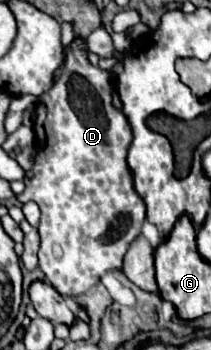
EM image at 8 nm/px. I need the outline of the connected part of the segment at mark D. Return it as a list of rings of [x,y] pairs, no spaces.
[[[76,36],[70,46],[68,46],[68,52],[66,52],[66,60],[64,60],[64,68],[62,68],[62,74],[60,78],[56,80],[56,86],[50,88],[48,92],[44,92],[38,102],[36,102],[36,118],[34,118],[34,134],[36,134],[36,160],[34,160],[34,166],[32,170],[26,174],[24,178],[24,192],[18,194],[16,198],[26,204],[26,202],[36,202],[42,210],[42,218],[40,218],[40,224],[38,224],[38,232],[40,232],[40,252],[38,252],[38,258],[40,258],[40,270],[44,272],[46,280],[62,294],[62,296],[78,296],[78,294],[86,294],[88,290],[92,290],[100,278],[110,272],[110,270],[122,270],[122,258],[130,246],[130,242],[140,234],[142,230],[142,224],[146,220],[146,208],[144,208],[144,202],[142,198],[136,194],[134,190],[134,184],[132,184],[132,174],[128,170],[128,164],[126,164],[126,152],[128,152],[128,146],[132,142],[132,130],[128,126],[128,120],[122,112],[118,112],[114,106],[112,106],[112,86],[110,86],[110,74],[98,66],[92,66],[88,62],[88,44],[86,44],[86,38],[82,36]]]

